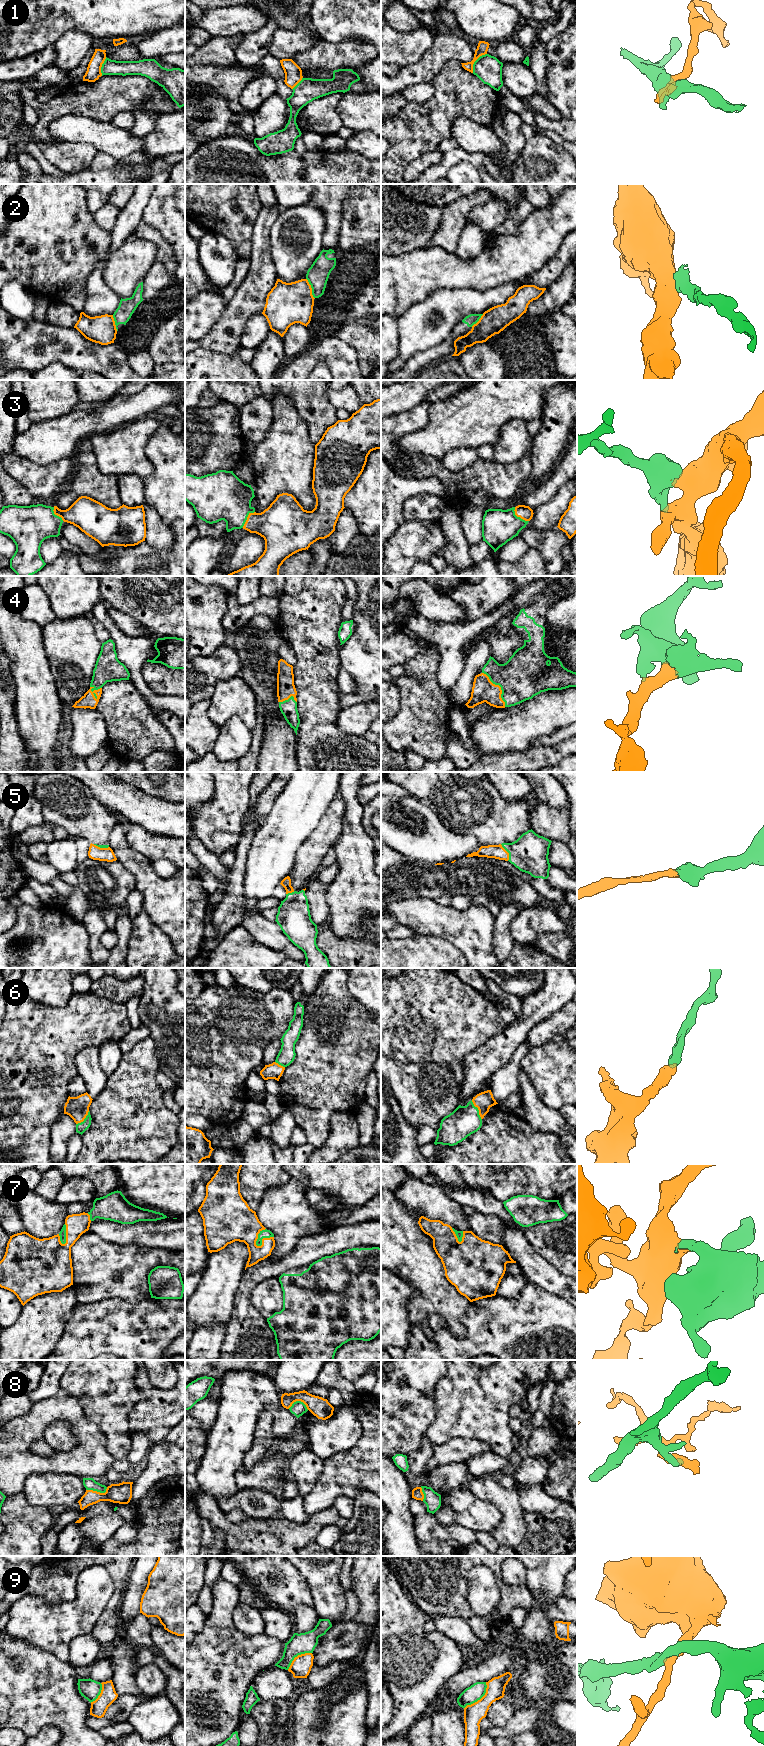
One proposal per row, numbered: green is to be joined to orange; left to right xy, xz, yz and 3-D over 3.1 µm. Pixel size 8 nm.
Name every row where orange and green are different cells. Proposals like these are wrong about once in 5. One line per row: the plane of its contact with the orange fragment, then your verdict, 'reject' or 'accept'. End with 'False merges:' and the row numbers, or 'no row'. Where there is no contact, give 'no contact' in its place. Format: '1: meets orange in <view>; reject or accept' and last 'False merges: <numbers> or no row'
1: meets orange in yz; reject
2: meets orange in xz; reject
3: meets orange in yz; accept
4: meets orange in yz; accept
5: meets orange in yz; accept
6: meets orange in yz; accept
7: meets orange in xz; accept
8: meets orange in xy; reject
9: meets orange in yz; reject
False merges: 1, 2, 8, 9

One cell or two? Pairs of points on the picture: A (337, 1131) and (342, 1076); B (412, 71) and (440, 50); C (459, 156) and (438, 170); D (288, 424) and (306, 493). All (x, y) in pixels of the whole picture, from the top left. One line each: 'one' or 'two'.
A: two
B: one
C: one
D: one

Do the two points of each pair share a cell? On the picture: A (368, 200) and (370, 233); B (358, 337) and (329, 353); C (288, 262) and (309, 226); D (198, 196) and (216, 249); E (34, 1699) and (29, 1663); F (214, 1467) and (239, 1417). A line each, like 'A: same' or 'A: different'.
A: same
B: different
C: same
D: different
E: same
F: same

